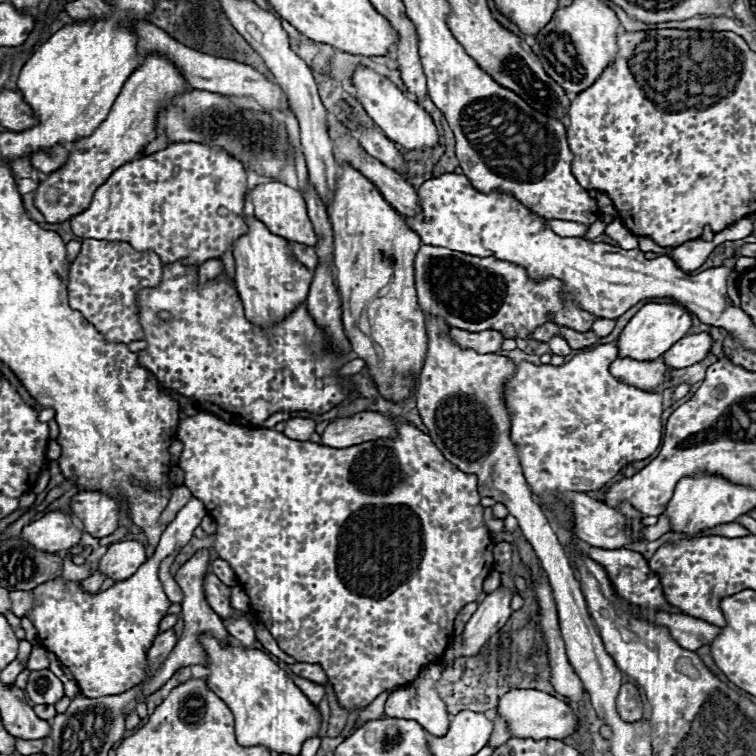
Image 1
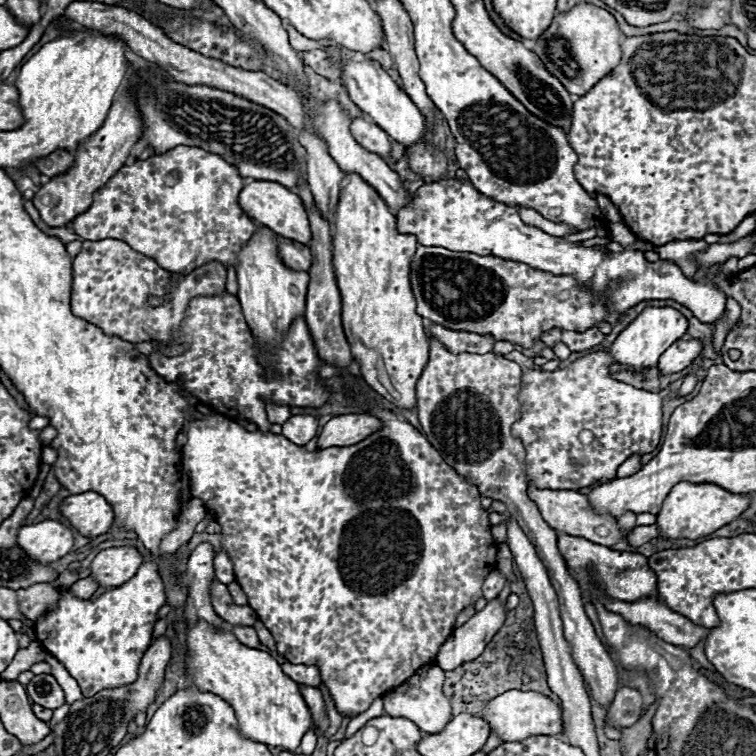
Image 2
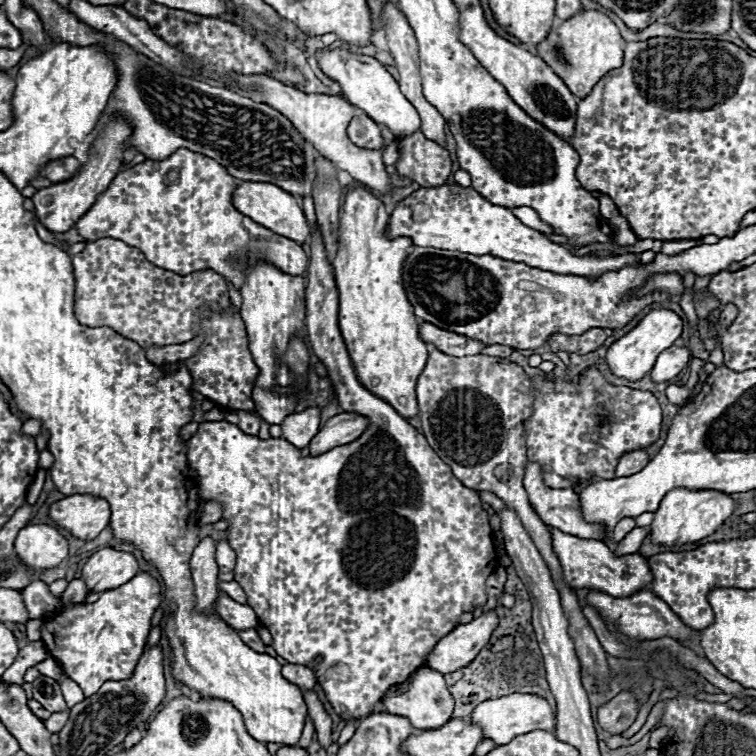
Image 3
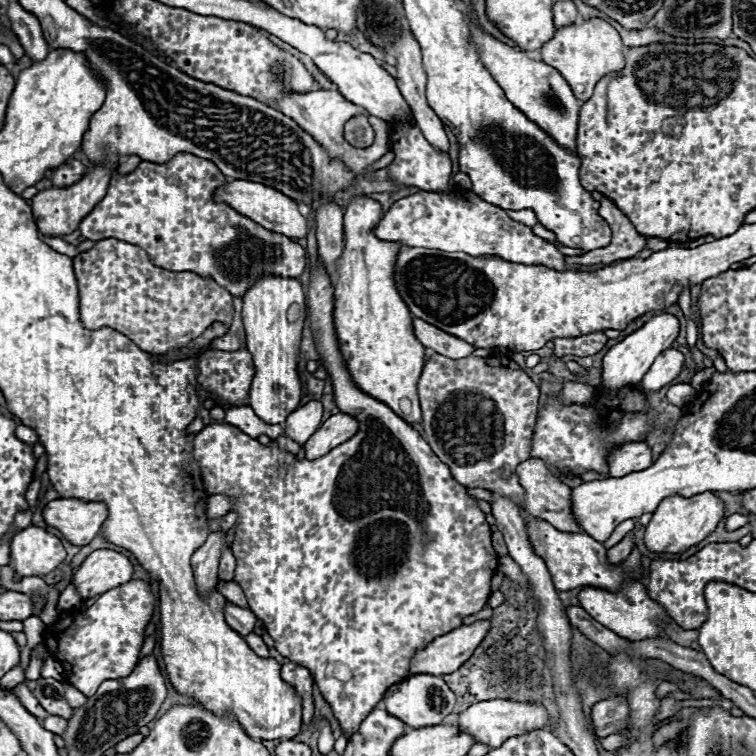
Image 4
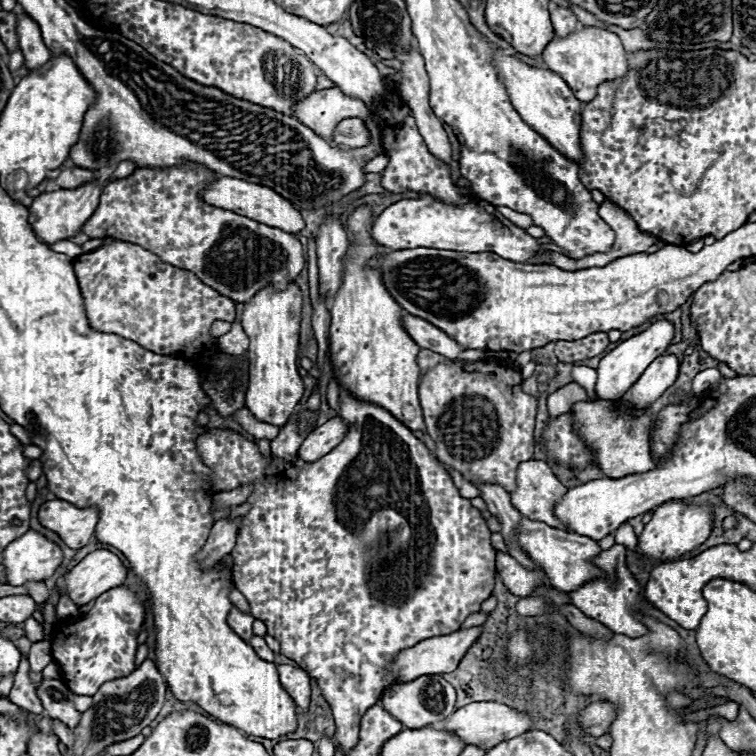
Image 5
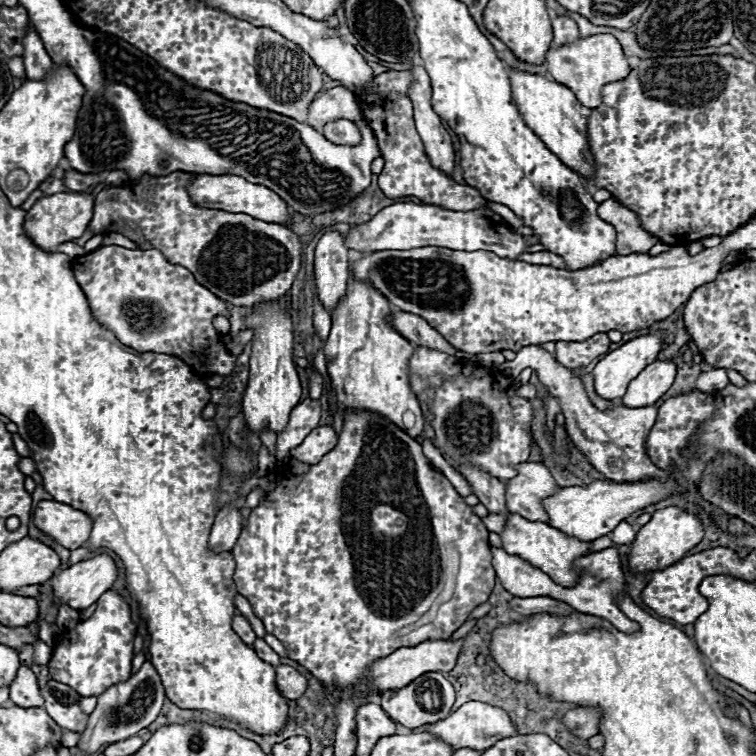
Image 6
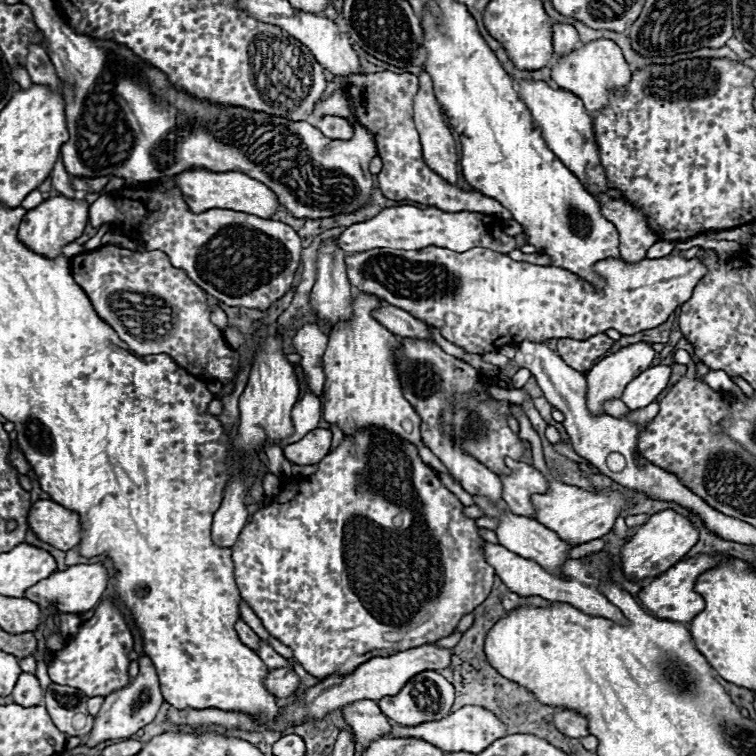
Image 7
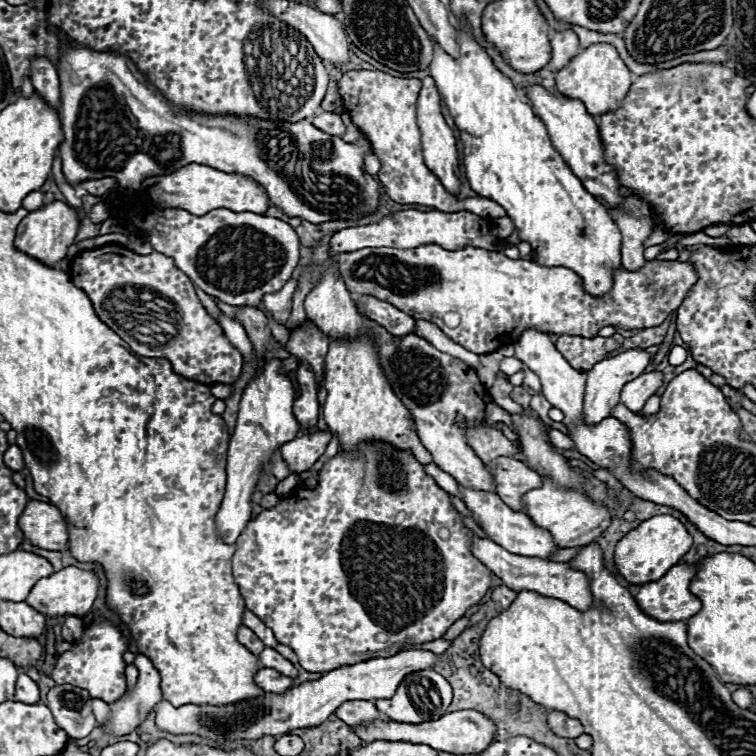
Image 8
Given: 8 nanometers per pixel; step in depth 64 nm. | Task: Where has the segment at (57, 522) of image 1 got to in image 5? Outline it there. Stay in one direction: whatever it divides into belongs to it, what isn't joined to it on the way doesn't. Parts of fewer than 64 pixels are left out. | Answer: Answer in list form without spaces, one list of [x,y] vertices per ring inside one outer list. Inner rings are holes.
[[[28,530],[22,538],[10,542],[2,552],[6,584],[22,586],[26,582],[44,582],[62,564],[62,550],[42,534]]]

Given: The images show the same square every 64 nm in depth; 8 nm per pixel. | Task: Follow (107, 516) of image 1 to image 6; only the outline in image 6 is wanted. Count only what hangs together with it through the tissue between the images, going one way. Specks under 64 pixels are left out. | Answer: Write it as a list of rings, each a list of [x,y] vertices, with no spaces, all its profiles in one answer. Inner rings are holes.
[[[56,500],[38,502],[34,526],[68,550],[80,548],[92,530],[92,522],[84,512]]]

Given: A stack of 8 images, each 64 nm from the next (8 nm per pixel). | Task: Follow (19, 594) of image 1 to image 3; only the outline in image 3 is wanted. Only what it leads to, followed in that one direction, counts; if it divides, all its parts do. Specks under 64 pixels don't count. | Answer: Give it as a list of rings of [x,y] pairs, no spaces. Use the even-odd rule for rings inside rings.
[[[32,582],[22,590],[30,618],[42,618],[46,612],[52,612],[60,606],[60,598],[54,598],[44,582]]]

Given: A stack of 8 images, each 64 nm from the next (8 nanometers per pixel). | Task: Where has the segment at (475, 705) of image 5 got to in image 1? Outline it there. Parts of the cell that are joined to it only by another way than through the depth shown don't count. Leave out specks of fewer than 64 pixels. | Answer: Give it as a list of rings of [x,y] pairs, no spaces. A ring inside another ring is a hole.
[[[510,690],[498,700],[498,706],[494,710],[506,722],[512,738],[534,738],[534,740],[554,738],[554,740],[562,740],[576,730],[574,710],[566,702],[554,698],[546,692],[540,692],[540,690]]]

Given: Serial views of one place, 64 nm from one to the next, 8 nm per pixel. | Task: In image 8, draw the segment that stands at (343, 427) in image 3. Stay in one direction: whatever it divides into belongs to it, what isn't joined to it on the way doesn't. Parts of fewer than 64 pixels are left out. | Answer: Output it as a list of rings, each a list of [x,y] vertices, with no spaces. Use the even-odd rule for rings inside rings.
[[[316,432],[308,436],[294,438],[280,448],[280,454],[290,470],[290,474],[302,474],[312,468],[312,464],[324,454],[326,444],[330,442],[330,432]]]

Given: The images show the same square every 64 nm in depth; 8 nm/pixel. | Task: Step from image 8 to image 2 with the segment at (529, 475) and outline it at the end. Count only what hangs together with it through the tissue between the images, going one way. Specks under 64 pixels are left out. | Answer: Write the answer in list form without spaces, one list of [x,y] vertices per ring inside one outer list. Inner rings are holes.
[[[528,482],[528,496],[536,502],[542,518],[548,522],[550,528],[570,534],[570,536],[578,536],[578,538],[586,538],[590,542],[598,542],[604,546],[612,546],[618,540],[626,538],[626,534],[622,534],[618,530],[618,520],[610,518],[610,516],[600,516],[594,510],[590,510],[588,506],[588,498],[576,490],[540,490],[534,486],[534,482]]]

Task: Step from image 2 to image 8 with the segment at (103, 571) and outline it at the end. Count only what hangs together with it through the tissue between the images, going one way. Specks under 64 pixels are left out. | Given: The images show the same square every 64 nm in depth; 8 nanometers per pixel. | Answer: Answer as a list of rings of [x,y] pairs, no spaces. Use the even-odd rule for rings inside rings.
[[[66,566],[58,572],[54,572],[52,576],[46,576],[42,580],[38,580],[26,602],[36,609],[38,612],[44,614],[44,616],[84,616],[90,612],[92,608],[92,602],[96,600],[96,594],[98,594],[98,578],[94,572],[88,572],[88,570],[80,570],[80,568],[74,568],[74,566]]]

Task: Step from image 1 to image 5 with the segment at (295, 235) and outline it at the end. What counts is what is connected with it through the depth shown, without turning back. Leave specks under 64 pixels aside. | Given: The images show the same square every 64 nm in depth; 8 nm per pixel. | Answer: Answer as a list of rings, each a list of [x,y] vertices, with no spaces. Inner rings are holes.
[[[222,176],[214,182],[210,182],[202,192],[200,192],[200,198],[210,204],[210,206],[216,206],[216,208],[224,208],[224,210],[232,210],[236,214],[242,214],[242,216],[248,216],[256,222],[262,222],[266,226],[274,226],[274,228],[280,228],[280,230],[286,230],[290,234],[298,234],[302,228],[304,228],[304,220],[300,216],[300,212],[290,204],[286,202],[286,198],[282,198],[280,194],[276,194],[274,190],[270,190],[268,186],[260,186],[260,184],[252,184],[252,182],[246,182],[246,180],[240,180],[240,178],[230,178],[230,176]]]

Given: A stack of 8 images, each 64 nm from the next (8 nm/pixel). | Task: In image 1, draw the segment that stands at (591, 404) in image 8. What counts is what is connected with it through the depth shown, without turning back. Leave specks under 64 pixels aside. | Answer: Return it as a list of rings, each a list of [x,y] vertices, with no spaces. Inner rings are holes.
[[[646,304],[634,314],[634,318],[624,326],[622,334],[618,336],[618,356],[638,362],[652,362],[660,358],[674,342],[684,338],[690,326],[690,314],[682,304]]]

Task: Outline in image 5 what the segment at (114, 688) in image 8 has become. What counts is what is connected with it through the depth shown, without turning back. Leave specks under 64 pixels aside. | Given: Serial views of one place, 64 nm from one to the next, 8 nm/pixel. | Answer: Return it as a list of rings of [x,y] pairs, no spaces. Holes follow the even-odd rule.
[[[124,586],[98,596],[94,608],[72,624],[62,624],[50,638],[52,658],[60,666],[60,680],[82,696],[94,696],[104,682],[130,676],[136,656],[136,636],[144,622],[146,602],[138,592]]]

